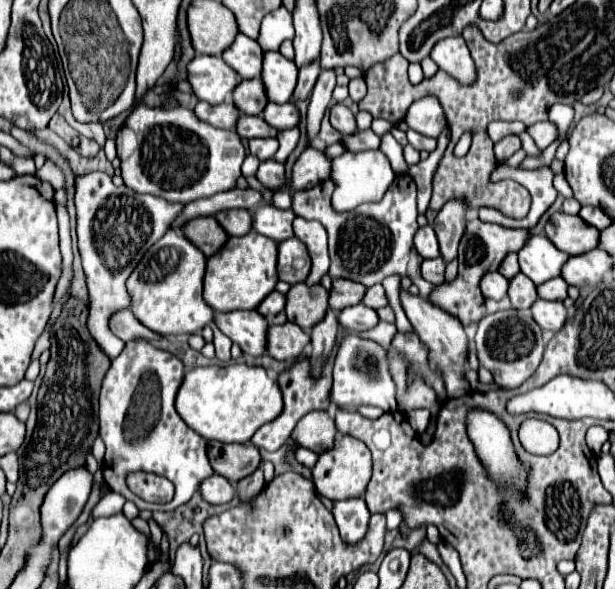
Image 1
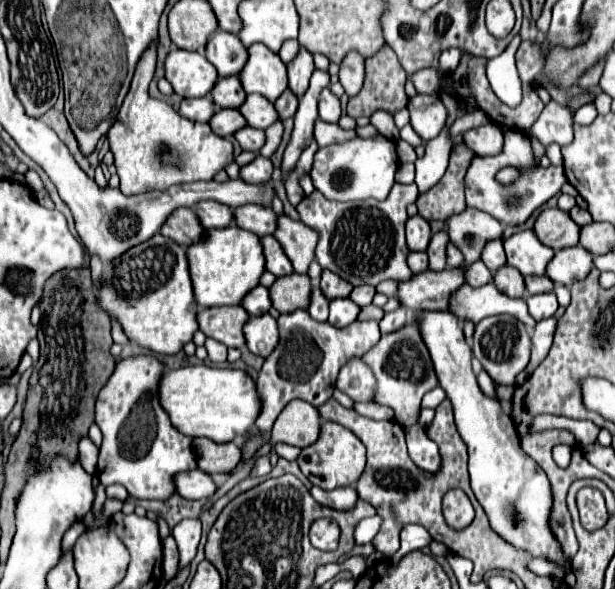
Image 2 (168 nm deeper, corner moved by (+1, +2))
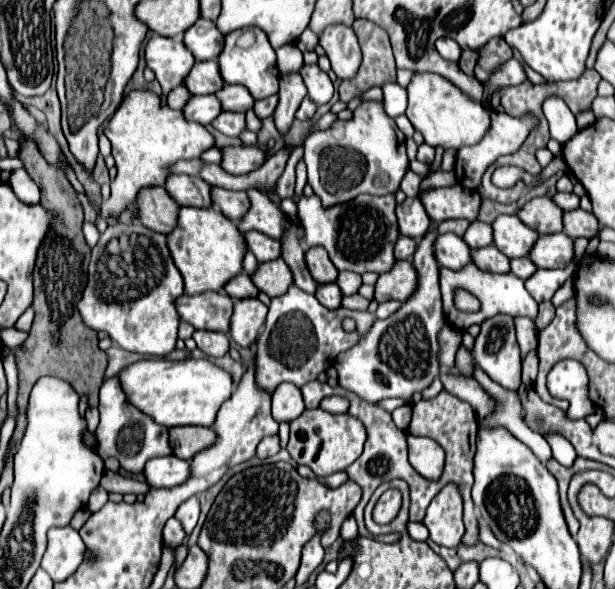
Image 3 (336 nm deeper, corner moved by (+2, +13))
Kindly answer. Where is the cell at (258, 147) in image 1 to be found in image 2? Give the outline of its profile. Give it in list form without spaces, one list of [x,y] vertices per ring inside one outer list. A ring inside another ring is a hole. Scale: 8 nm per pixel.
[[[241,127],[237,133],[233,133],[233,137],[239,141],[243,151],[259,151],[265,143],[265,133],[261,129],[255,127]]]

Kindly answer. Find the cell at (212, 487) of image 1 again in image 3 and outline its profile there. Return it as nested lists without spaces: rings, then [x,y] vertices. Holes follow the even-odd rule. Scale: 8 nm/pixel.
[[[176,456],[152,458],[144,468],[144,476],[152,488],[174,488],[188,480],[190,462],[180,460]]]

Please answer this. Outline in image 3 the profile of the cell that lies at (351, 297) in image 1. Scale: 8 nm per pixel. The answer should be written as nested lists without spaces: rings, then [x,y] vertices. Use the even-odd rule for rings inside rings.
[[[310,248],[306,252],[306,264],[310,274],[314,276],[314,280],[318,284],[328,284],[328,282],[336,282],[338,276],[338,268],[330,262],[328,252],[324,248]]]

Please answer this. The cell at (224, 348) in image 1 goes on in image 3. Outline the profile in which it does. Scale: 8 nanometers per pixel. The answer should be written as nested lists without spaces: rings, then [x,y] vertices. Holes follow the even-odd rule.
[[[196,330],[192,336],[198,344],[198,348],[206,354],[206,356],[224,356],[228,352],[228,338],[222,332],[208,332],[208,330]]]

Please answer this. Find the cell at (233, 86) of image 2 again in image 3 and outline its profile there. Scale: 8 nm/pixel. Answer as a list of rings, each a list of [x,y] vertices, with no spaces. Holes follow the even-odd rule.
[[[216,60],[194,64],[194,68],[192,68],[192,72],[186,76],[184,84],[186,84],[186,88],[188,88],[194,96],[214,94],[214,92],[218,92],[220,88],[224,88],[224,80],[220,80],[220,70],[218,70]]]

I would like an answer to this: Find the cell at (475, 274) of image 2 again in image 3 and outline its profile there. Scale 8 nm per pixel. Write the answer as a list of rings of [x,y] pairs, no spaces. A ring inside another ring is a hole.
[[[442,234],[436,238],[434,244],[434,254],[440,266],[450,268],[450,270],[460,270],[472,262],[472,250],[468,244],[458,238],[456,234]]]

